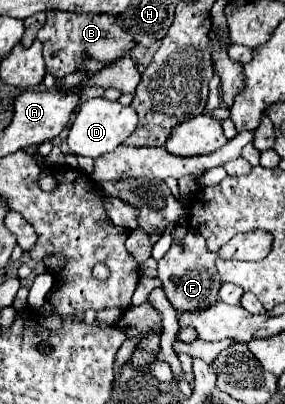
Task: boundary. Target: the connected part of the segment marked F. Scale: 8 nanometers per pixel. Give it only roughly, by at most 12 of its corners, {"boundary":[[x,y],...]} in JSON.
{"boundary":[[188,231],[158,261],[178,313],[208,309],[222,281],[218,253]]}

